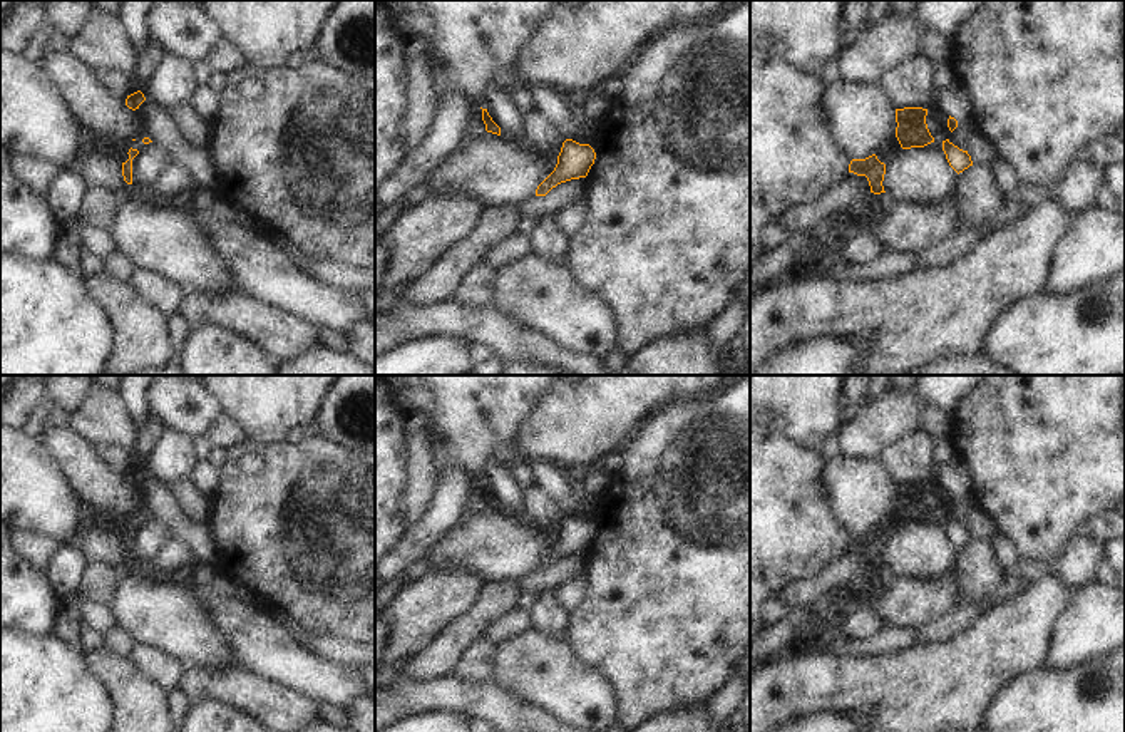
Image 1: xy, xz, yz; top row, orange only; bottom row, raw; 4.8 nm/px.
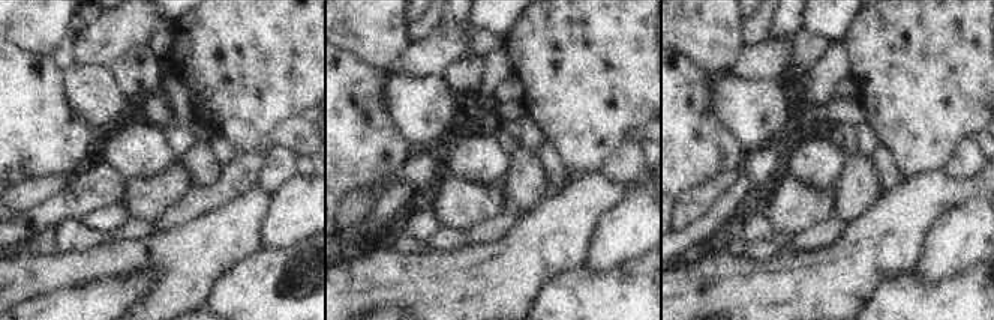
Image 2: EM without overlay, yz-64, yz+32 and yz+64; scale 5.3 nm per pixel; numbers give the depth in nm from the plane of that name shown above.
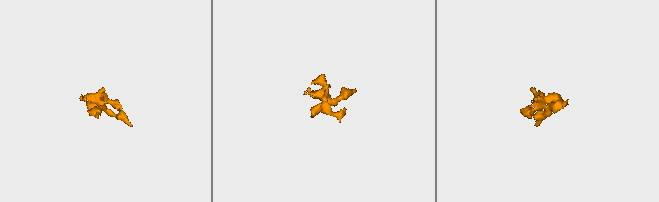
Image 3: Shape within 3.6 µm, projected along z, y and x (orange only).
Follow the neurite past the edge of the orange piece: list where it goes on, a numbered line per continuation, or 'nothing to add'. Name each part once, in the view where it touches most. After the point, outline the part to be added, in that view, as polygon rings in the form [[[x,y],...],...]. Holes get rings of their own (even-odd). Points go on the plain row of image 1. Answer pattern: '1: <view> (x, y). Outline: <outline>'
nothing to add.

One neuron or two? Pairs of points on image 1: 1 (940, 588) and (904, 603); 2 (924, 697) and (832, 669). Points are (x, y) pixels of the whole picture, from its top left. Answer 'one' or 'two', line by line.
1: one
2: one

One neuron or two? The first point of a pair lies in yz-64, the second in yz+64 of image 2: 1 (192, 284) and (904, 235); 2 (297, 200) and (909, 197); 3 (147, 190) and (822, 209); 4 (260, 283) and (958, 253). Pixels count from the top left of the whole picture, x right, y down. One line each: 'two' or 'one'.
1: one
2: two
3: one
4: two

